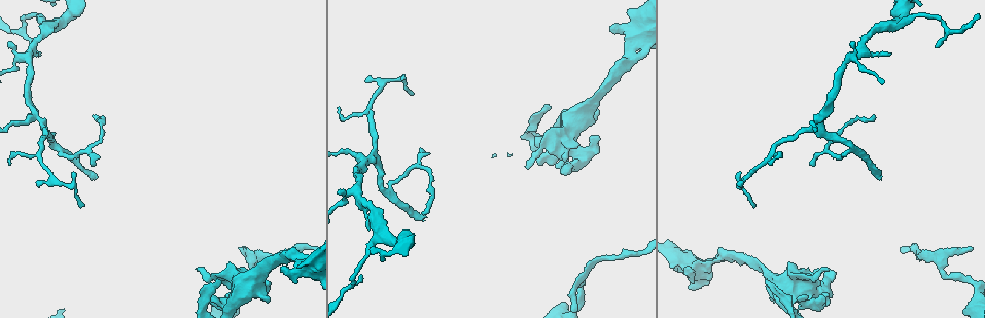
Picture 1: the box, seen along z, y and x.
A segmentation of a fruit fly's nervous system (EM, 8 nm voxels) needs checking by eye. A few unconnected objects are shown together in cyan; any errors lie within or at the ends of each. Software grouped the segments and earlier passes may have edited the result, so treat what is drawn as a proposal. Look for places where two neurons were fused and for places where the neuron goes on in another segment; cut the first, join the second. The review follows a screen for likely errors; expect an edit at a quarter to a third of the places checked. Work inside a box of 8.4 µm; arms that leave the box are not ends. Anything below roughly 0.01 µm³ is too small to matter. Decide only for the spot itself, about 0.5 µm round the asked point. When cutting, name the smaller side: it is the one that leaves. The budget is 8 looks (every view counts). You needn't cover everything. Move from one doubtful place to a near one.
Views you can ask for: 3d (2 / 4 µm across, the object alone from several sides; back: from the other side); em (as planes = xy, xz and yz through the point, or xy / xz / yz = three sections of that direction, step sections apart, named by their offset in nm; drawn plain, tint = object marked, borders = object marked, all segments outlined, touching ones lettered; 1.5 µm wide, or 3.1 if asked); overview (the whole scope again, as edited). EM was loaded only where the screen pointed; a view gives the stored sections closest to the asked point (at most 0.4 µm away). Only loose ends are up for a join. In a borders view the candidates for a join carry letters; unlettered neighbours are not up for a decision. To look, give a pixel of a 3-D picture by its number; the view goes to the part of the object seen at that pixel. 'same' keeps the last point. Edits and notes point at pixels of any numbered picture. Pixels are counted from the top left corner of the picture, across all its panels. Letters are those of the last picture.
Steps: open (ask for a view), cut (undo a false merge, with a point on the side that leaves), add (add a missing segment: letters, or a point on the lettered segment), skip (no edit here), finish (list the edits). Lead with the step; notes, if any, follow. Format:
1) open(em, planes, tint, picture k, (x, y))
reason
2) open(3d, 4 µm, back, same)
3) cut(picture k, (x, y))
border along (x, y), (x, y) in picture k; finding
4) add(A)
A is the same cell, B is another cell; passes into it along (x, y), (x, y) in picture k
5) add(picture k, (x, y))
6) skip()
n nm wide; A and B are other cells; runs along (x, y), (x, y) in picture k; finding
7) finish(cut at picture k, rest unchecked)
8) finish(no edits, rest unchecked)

open(3d, 4 µm, picture 1, (266, 298))
an open end

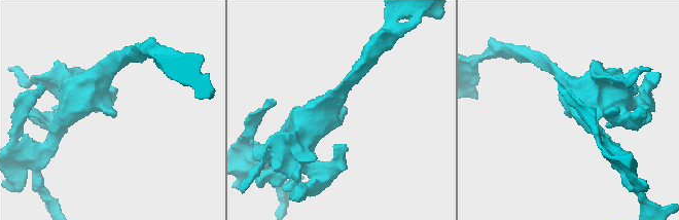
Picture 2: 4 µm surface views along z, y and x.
open(em, planes, borders, picture 2, (111, 113))
shape alone is not enough

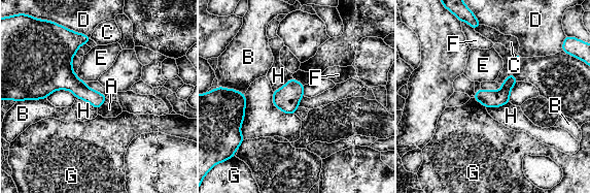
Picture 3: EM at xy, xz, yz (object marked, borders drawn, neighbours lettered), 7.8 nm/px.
skip()
A, B, C, D, E, F, G and H are other cells; none of them fits

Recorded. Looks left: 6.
open(em, planes, borders, picture 1, (631, 51))
side arm on a straight run

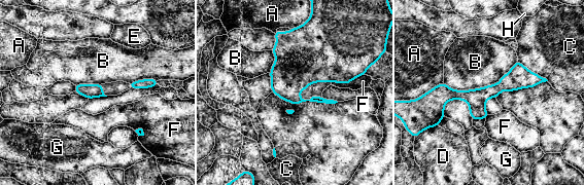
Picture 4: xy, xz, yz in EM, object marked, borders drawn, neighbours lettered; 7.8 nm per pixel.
skip()
B touches over 600 nm; A, B, C, D, E, F, G and H are other cells; runs along (540, 79), (431, 97) in picture 4; continuous, no second neuron

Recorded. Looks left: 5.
open(3d, 2 µm, picture 1, (54, 26))

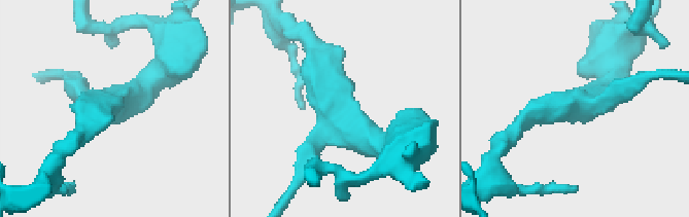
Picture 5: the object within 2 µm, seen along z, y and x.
open(em, planes, tint, picture 5, (590, 104))
3 arms

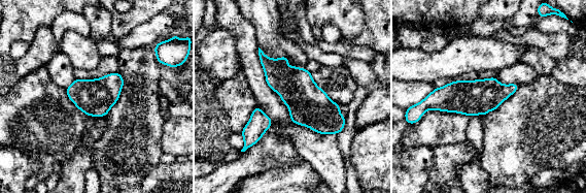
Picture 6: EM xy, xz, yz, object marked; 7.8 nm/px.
open(em, planes, borders, same)
see the neighbours

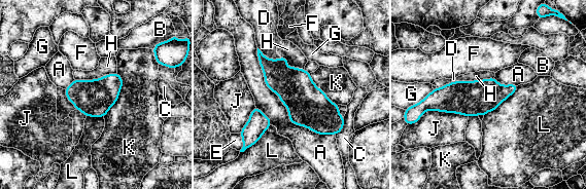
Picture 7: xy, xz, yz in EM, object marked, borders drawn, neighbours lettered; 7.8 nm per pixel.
skip()
A, B, C, D, E, F, G, H, J, K and L are other cells; runs along (261, 57), (318, 114), (339, 127) in picture 7; continuous, no second neuron

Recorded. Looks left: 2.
finish(no edits, rest unchecked)

